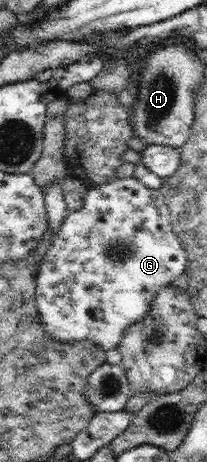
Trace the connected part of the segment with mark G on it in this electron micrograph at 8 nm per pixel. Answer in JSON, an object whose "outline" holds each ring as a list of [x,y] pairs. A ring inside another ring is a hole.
{"outline":[[[116,178],[88,188],[83,206],[67,212],[61,230],[53,236],[38,266],[35,299],[44,331],[57,342],[91,340],[108,351],[117,349],[125,329],[142,319],[159,290],[185,272],[187,255],[172,229],[170,210],[160,189],[151,189],[137,178]]]}

